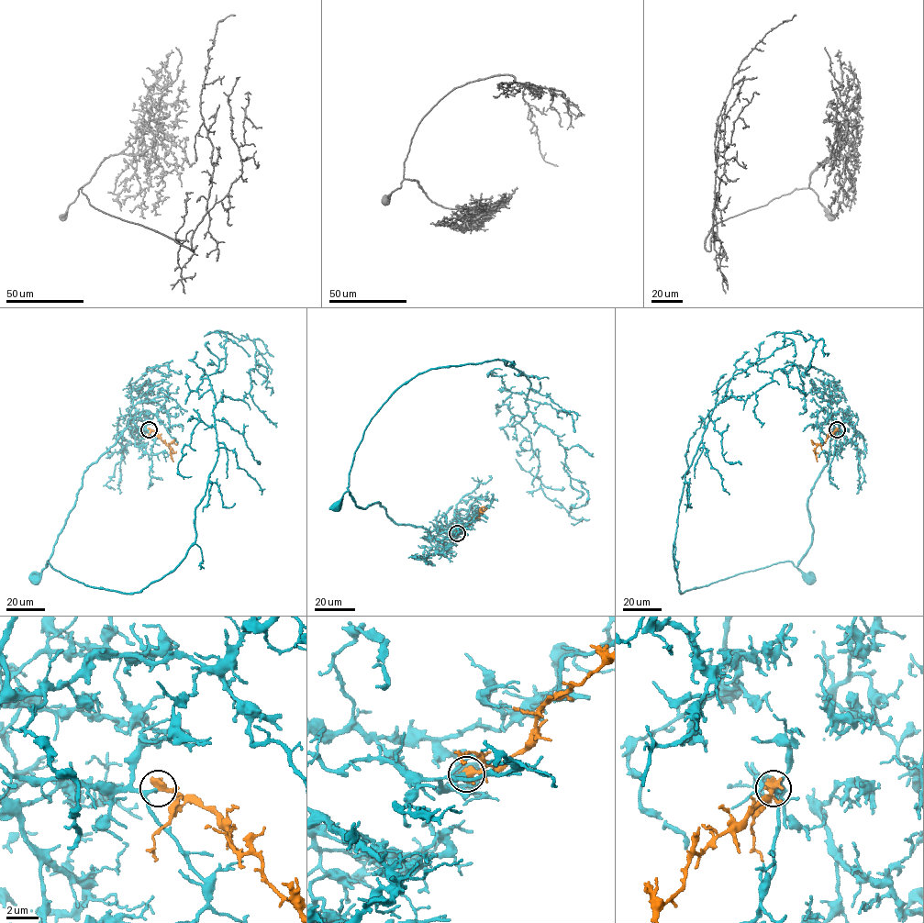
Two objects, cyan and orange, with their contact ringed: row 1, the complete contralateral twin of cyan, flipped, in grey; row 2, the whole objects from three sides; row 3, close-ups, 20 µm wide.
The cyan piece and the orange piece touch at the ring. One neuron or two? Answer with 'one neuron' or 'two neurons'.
one neuron

